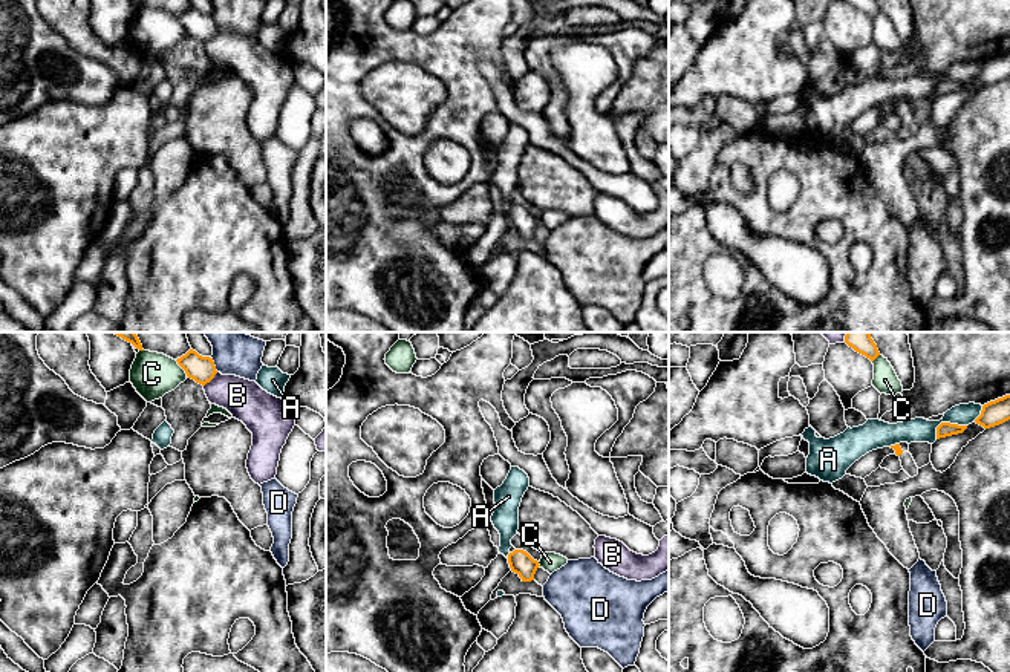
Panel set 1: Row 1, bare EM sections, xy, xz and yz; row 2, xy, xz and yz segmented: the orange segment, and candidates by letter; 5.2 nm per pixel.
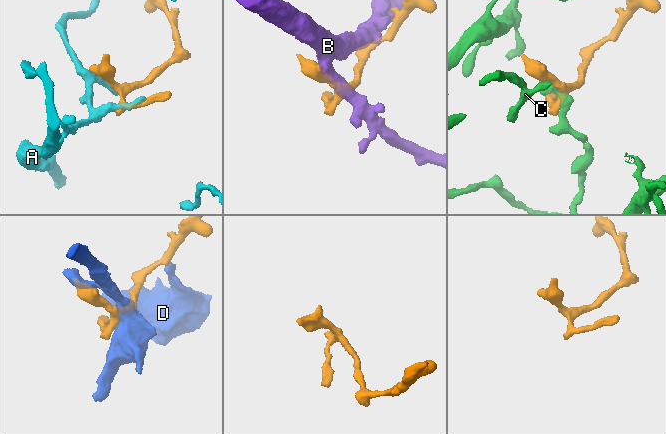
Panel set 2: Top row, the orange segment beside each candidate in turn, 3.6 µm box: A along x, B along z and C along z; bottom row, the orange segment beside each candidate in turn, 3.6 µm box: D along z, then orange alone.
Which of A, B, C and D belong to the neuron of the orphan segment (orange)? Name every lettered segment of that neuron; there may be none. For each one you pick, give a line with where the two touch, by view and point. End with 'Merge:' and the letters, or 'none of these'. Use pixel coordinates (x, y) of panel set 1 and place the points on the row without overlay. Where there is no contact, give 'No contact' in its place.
Merge: none of these

